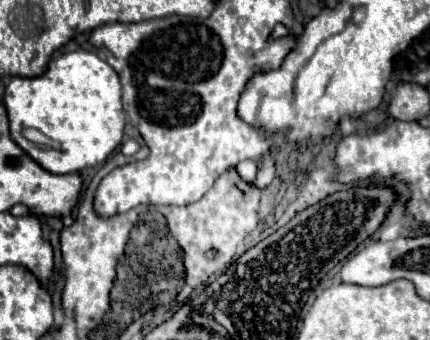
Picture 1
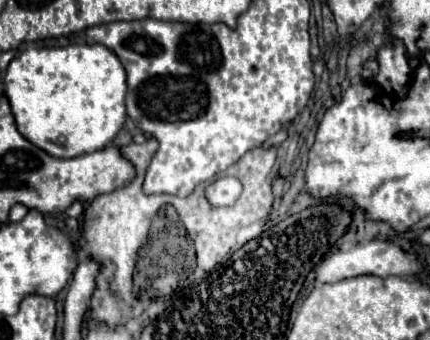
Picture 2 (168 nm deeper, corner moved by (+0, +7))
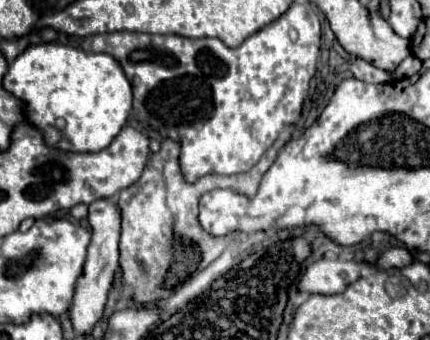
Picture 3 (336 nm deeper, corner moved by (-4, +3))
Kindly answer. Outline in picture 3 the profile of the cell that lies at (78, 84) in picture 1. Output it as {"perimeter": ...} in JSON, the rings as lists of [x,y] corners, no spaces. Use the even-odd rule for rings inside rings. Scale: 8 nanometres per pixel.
{"perimeter":[[[69,45],[27,47],[9,65],[3,87],[25,101],[29,121],[47,137],[47,143],[67,151],[105,149],[131,113],[131,85],[121,65],[107,53],[87,53]]]}

